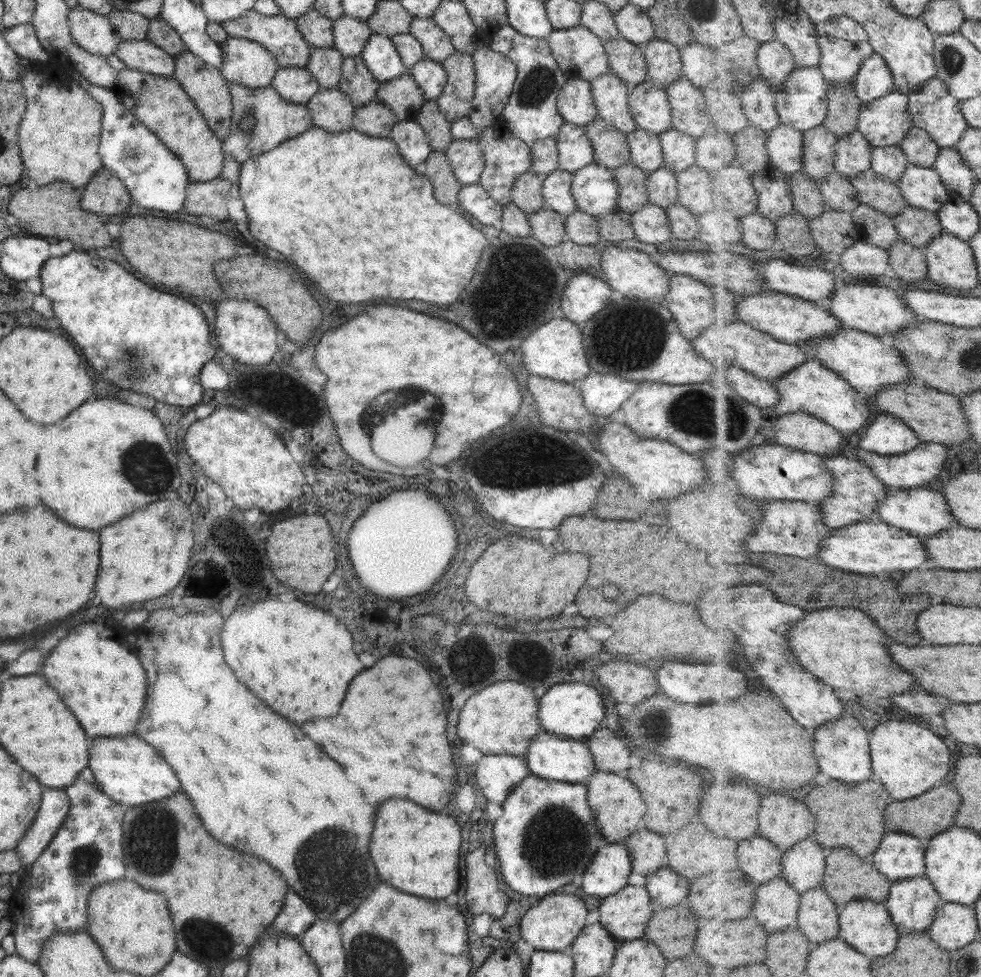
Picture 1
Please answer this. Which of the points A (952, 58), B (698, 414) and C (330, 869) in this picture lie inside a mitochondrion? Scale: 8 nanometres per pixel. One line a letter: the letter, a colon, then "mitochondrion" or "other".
A: mitochondrion
B: mitochondrion
C: mitochondrion

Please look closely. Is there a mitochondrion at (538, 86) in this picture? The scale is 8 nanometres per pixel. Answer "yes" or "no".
yes

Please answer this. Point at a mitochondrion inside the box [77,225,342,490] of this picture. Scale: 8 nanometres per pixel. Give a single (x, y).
(121, 362)

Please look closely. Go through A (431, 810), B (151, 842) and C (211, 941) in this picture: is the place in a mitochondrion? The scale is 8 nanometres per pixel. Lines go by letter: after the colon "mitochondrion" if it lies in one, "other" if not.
A: other
B: mitochondrion
C: mitochondrion

